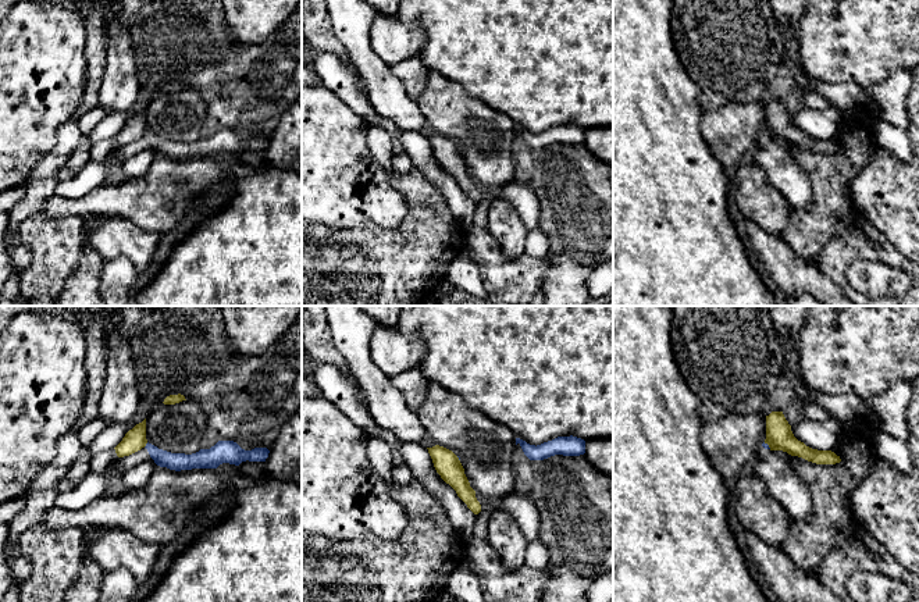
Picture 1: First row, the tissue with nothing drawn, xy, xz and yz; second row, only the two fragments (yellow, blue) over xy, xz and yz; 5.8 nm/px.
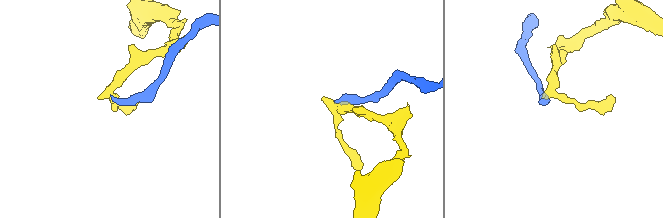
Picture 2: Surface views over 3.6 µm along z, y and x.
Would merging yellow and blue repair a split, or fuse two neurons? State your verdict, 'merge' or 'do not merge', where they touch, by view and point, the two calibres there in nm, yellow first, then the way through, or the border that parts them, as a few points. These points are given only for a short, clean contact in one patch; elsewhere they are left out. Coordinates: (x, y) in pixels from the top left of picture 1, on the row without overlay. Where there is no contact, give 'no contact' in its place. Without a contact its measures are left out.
do not merge; contact xy (145, 134); calibres 120 and 100 nm; border xy (148, 131), (143, 135)

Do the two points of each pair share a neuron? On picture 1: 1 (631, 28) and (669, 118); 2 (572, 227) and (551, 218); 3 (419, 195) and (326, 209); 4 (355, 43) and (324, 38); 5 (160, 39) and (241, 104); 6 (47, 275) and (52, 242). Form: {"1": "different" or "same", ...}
{"1": "same", "2": "same", "3": "different", "4": "different", "5": "same", "6": "same"}

